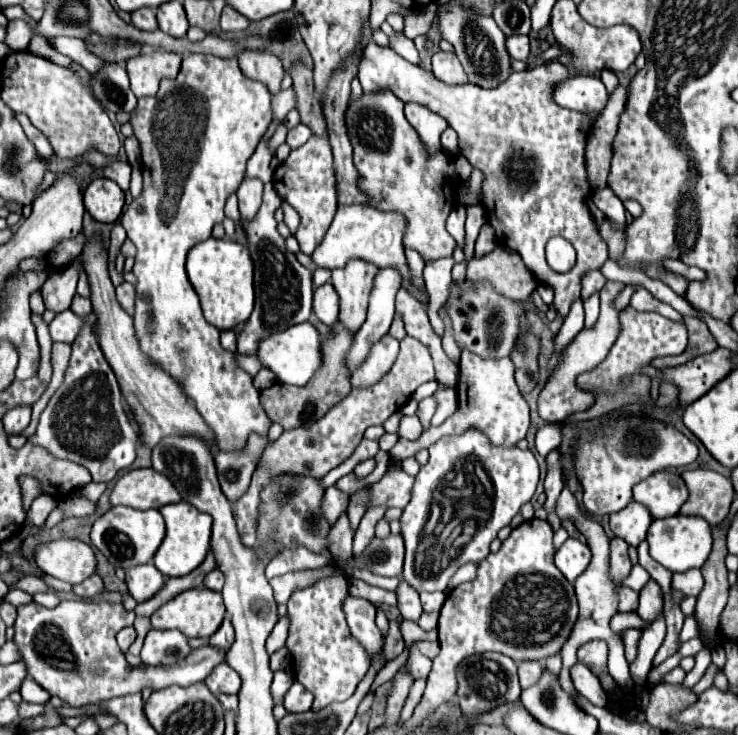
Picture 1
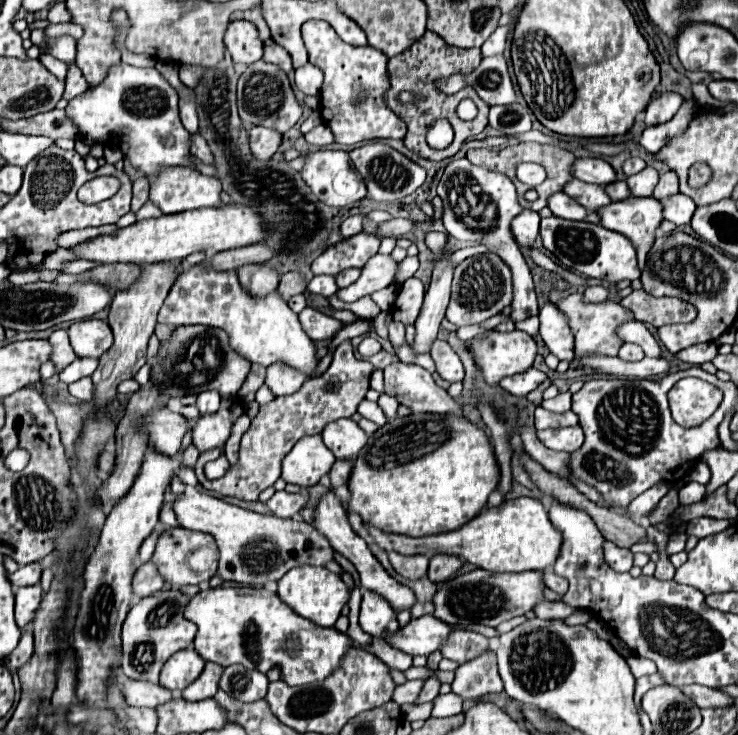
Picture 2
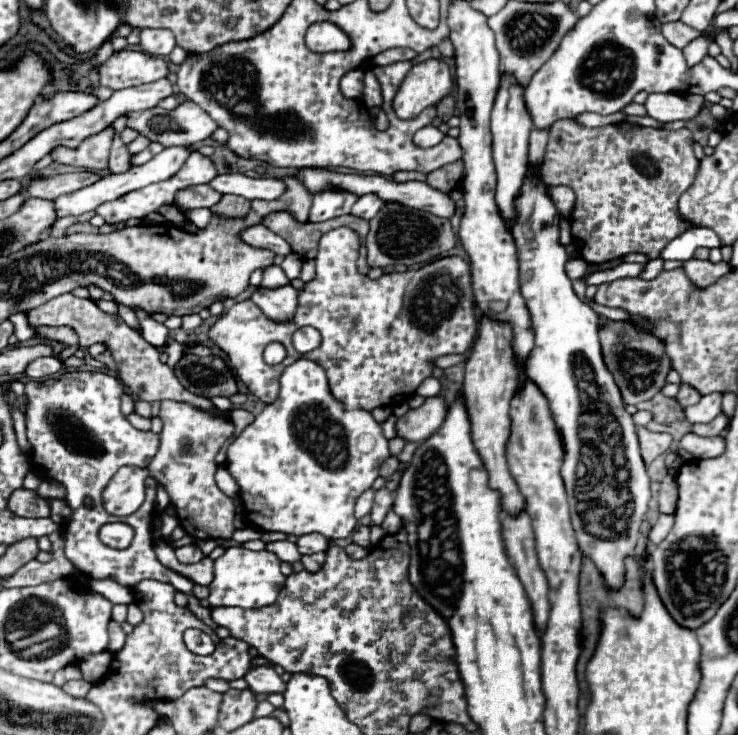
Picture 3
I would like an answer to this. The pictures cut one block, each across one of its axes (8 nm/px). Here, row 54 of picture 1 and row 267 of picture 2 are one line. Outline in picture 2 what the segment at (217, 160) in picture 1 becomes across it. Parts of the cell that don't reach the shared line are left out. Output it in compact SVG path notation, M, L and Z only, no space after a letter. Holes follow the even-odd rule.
M204 262L192 264L176 278L168 298L160 308L158 322L172 326L202 324L220 328L230 336L230 346L242 358L264 366L284 362L308 374L310 378L316 378L316 346L302 330L298 314L288 308L288 304L278 292L270 292L262 298L246 292L238 280L236 270L216 272L214 268L208 268Z

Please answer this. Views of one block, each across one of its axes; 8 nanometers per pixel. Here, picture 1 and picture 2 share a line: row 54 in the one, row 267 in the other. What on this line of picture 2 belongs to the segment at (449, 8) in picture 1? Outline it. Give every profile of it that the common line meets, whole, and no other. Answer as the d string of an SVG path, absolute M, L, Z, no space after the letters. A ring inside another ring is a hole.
M486 252L476 254L460 262L454 270L452 280L452 296L446 310L446 318L456 326L468 326L468 324L480 324L496 314L500 314L506 306L512 304L514 290L512 290L512 272L502 262L500 256Z

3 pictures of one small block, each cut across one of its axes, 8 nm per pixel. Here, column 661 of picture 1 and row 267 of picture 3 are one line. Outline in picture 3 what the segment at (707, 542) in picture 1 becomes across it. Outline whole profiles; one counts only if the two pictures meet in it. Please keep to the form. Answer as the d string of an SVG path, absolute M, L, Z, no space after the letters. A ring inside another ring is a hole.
M530 172L524 178L522 192L516 200L518 222L514 226L514 240L518 250L520 264L520 290L526 300L532 326L536 332L534 350L530 354L528 376L546 392L550 398L550 412L554 412L554 424L558 424L558 434L562 436L562 444L566 448L566 456L560 468L562 482L568 494L572 526L576 532L576 540L580 550L594 562L596 570L602 576L604 586L622 588L624 584L624 558L634 554L640 526L646 520L648 502L650 502L650 478L646 474L646 464L640 456L636 426L632 416L624 410L624 400L620 388L614 382L614 376L606 368L602 360L600 336L598 336L598 314L584 304L572 288L572 280L564 272L564 264L568 262L564 246L558 244L558 228L542 228L544 222L552 222L558 210L548 198L548 188L544 182L532 182Z

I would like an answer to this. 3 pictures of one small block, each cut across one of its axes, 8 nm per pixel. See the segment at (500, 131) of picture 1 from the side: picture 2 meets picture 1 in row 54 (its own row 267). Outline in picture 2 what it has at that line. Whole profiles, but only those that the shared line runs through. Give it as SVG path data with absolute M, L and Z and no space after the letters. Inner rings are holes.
M376 254L372 256L372 260L368 260L368 264L364 264L356 284L338 290L338 298L344 302L354 302L366 294L390 286L396 274L398 274L398 262L392 260L390 254Z

